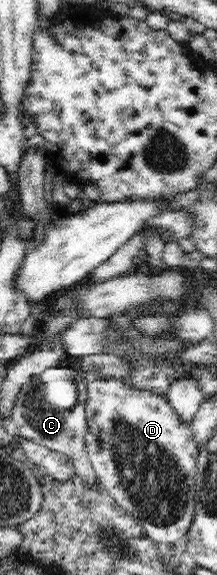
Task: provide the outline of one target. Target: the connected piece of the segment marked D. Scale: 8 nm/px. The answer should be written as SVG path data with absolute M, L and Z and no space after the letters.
M83 369L87 382L88 419L85 450L104 491L115 504L129 513L144 533L159 545L175 543L188 534L196 511L195 475L200 450L192 438L191 425L183 422L163 395L130 387L128 383L100 378L96 371Z

